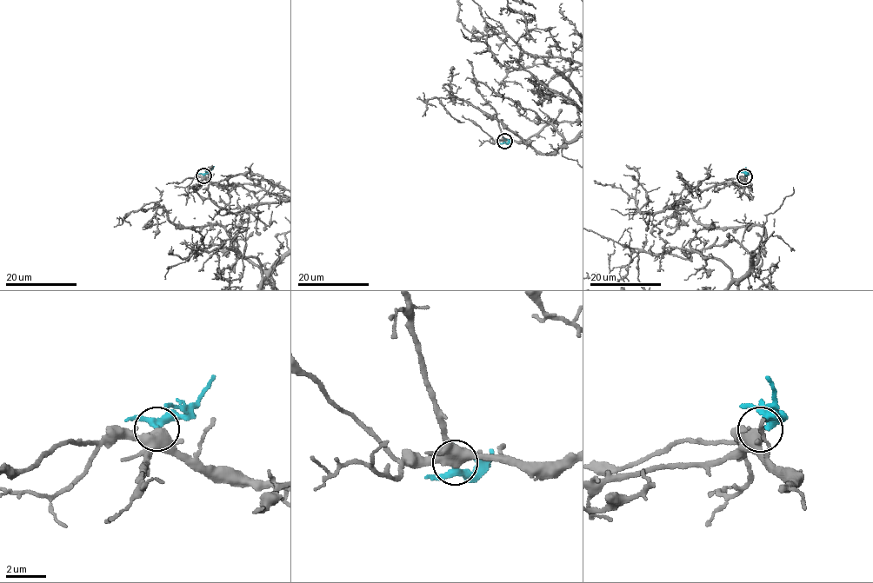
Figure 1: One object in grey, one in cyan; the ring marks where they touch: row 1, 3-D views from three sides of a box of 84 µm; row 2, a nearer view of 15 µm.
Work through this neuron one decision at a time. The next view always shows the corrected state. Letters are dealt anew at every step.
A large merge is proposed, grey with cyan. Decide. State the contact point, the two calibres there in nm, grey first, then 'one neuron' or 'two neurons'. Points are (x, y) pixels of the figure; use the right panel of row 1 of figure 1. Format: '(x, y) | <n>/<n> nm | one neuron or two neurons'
(744, 176) | 500/240 nm | two neurons

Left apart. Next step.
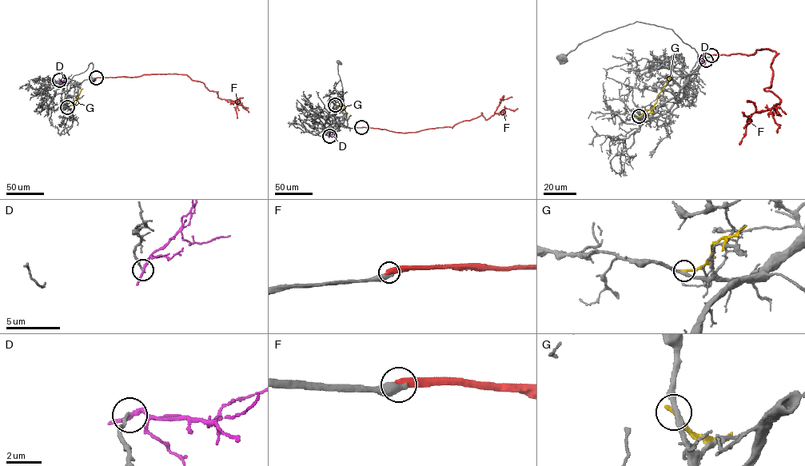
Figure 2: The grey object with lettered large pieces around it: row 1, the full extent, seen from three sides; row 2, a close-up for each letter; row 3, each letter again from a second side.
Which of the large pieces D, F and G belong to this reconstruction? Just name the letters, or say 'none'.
none

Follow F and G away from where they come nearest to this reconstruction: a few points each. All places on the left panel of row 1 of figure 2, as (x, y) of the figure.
F: (96, 77), (186, 74), (192, 80), (202, 82), (210, 90), (217, 91), (219, 97), (236, 103), (237, 118)
G: (67, 107), (75, 104), (82, 89)

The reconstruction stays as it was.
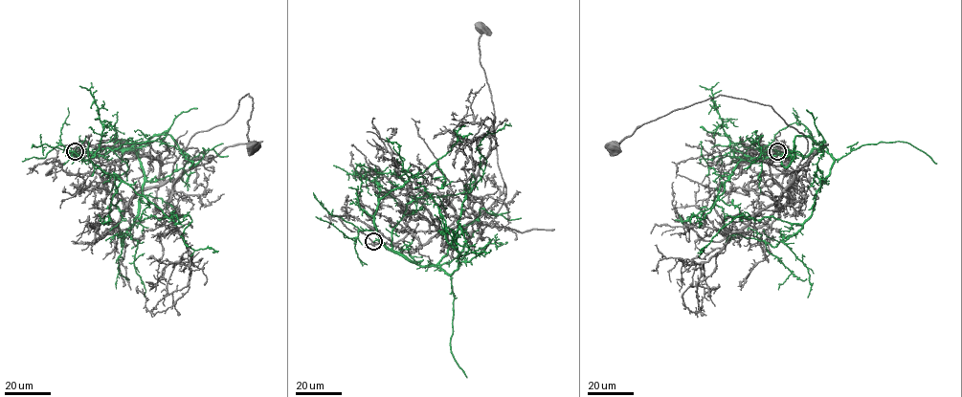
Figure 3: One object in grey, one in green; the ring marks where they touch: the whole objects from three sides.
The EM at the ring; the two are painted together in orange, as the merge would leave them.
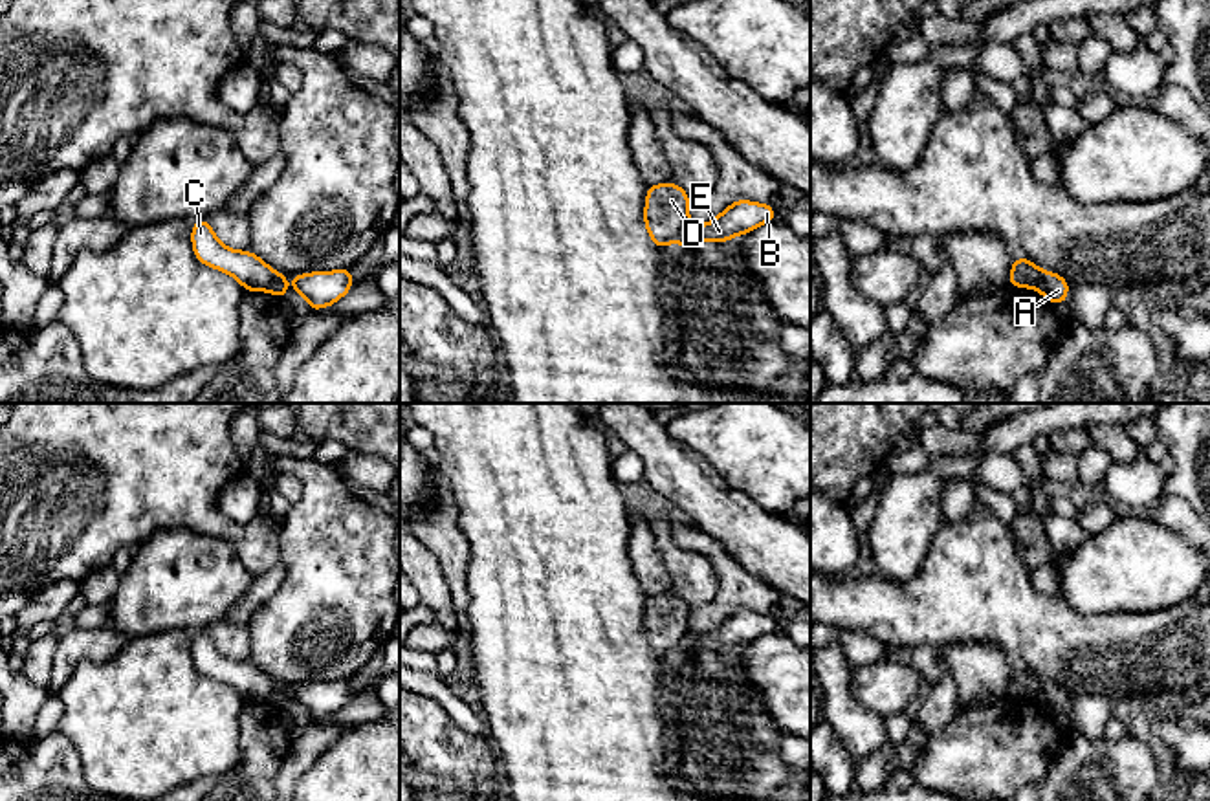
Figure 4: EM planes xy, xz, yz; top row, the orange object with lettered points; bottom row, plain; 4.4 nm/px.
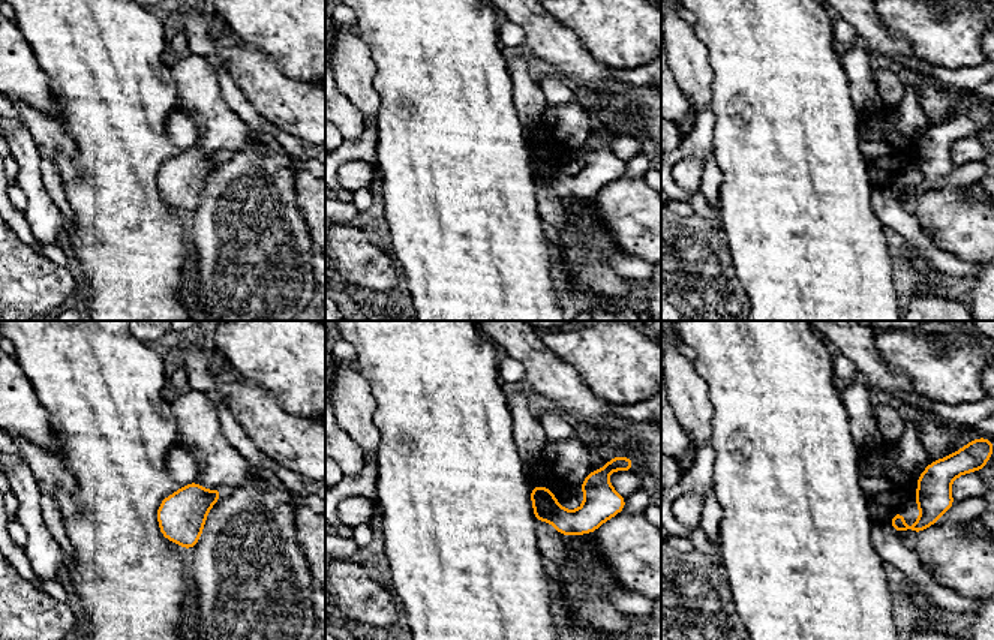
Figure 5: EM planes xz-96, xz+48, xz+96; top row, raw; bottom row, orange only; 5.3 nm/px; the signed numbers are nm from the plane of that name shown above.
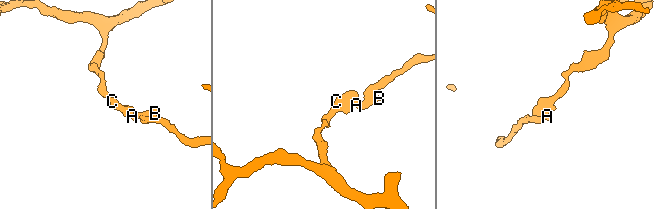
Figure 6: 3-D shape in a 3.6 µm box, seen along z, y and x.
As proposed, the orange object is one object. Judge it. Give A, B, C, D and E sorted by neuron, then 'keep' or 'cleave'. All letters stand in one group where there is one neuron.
A B E / C D | cleave

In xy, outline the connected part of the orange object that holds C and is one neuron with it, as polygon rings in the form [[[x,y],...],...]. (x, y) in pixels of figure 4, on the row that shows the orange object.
[[[207,218],[192,222],[191,231],[194,257],[213,268],[235,277],[246,291],[268,291],[273,269],[253,251],[236,251],[220,244]]]

